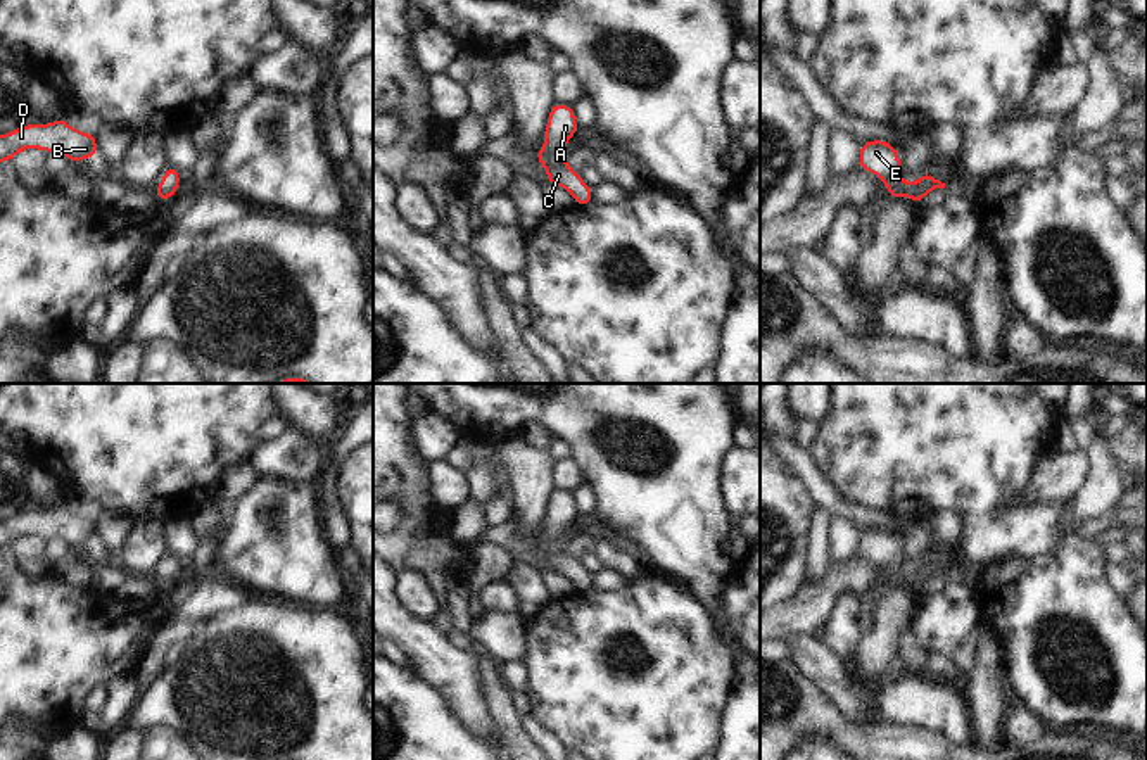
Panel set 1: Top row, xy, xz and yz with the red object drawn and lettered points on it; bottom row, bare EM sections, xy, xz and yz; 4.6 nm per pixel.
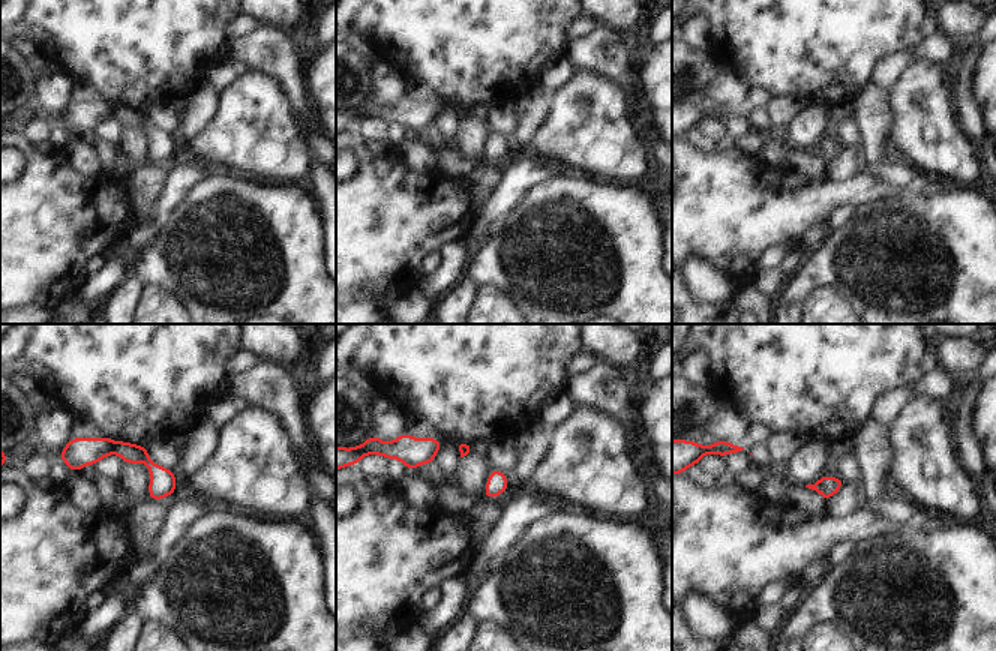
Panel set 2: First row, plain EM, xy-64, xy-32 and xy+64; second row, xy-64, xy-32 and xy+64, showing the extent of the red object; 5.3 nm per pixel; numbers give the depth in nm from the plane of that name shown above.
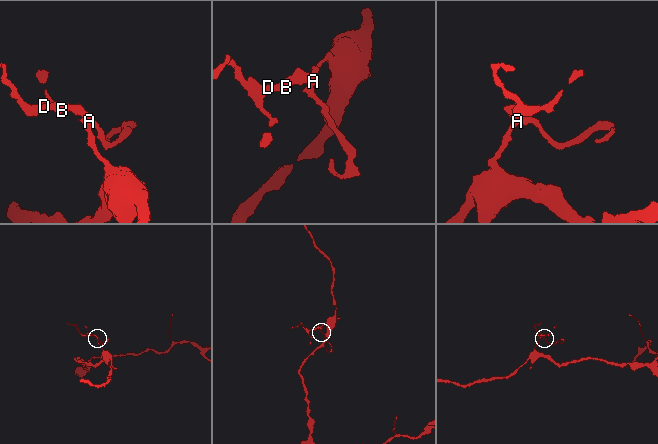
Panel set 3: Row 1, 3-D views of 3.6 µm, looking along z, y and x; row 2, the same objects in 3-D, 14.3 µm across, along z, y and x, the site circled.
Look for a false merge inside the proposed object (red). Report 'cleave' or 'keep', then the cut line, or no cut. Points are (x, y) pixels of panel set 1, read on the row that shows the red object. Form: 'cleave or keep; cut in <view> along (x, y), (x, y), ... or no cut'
keep; no cut

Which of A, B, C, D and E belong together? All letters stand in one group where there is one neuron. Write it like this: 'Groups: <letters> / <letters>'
Groups: A B C D E

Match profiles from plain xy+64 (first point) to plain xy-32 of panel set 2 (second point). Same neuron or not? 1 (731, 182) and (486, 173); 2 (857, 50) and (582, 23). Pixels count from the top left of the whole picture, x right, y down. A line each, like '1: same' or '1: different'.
1: different
2: different

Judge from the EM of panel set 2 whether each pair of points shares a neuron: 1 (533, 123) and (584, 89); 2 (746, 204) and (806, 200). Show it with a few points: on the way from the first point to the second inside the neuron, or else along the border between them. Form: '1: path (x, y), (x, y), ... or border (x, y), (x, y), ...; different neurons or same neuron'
1: border (552, 93), (551, 114), (531, 143); different neurons
2: path (761, 200), (791, 200); same neuron

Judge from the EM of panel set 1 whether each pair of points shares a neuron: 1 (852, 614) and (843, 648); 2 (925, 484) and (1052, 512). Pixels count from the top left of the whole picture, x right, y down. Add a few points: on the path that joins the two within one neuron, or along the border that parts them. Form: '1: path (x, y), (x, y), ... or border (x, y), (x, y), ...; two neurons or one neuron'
1: path (843, 622), (843, 639); one neuron
2: path (956, 487), (992, 524), (1021, 524); one neuron

